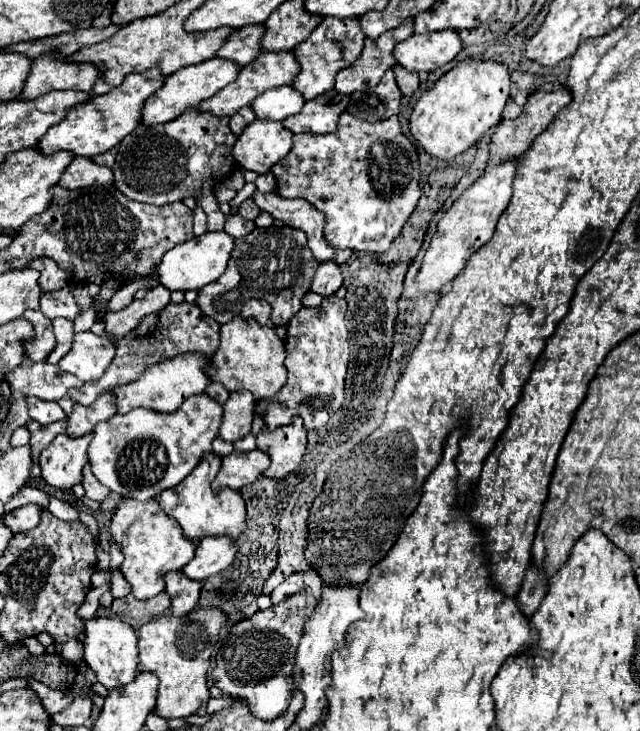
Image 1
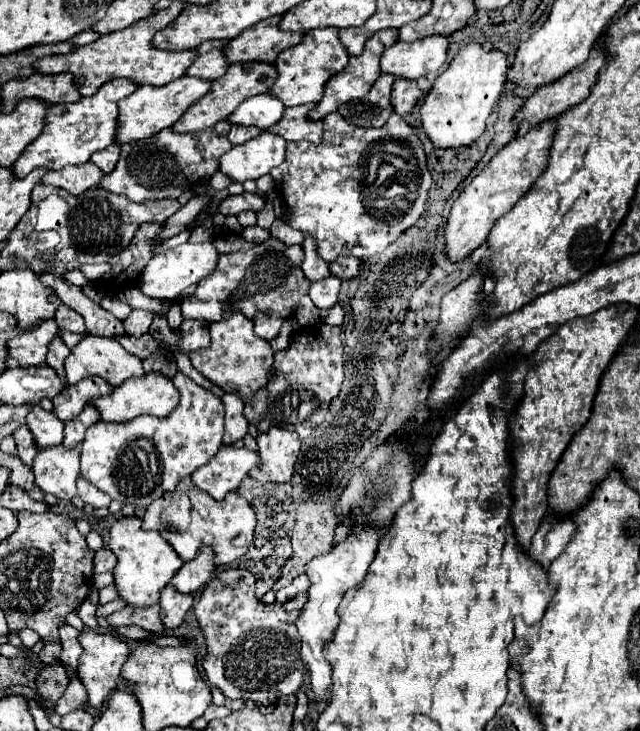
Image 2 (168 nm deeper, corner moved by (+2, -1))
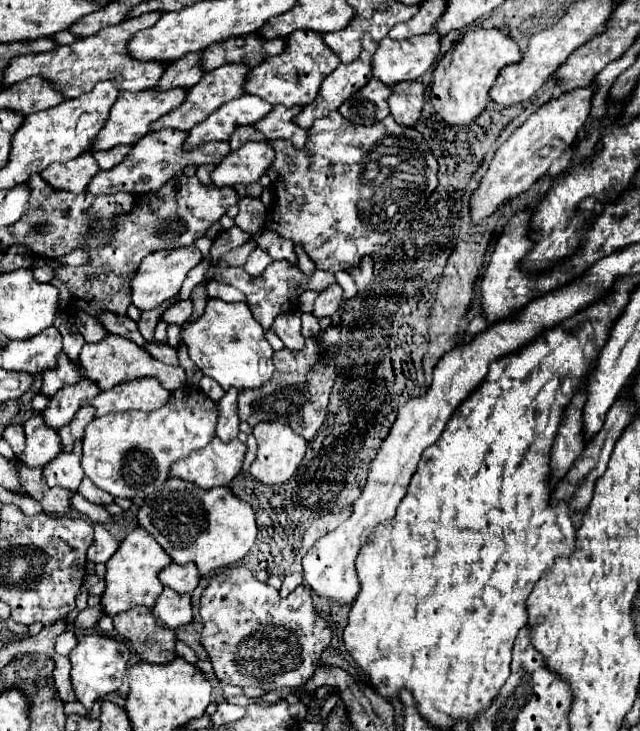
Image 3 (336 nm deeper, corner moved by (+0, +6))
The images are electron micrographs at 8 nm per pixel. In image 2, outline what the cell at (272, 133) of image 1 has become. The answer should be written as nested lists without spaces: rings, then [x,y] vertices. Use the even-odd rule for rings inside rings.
[[[261,131],[251,141],[233,147],[221,157],[221,171],[233,181],[259,179],[285,161],[285,139],[269,131]]]

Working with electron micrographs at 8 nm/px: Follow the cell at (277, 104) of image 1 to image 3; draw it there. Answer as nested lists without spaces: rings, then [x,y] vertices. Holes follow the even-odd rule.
[[[243,94],[241,98],[219,106],[219,110],[215,110],[215,114],[199,122],[199,126],[193,126],[193,130],[185,138],[183,148],[193,150],[195,146],[205,142],[229,142],[235,128],[255,124],[257,120],[267,116],[271,110],[273,106],[261,100],[259,96]]]

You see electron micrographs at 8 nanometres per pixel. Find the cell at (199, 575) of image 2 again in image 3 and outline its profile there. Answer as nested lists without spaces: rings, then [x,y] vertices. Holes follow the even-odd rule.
[[[169,564],[159,572],[163,586],[177,590],[179,594],[191,594],[199,586],[199,570],[195,564]]]

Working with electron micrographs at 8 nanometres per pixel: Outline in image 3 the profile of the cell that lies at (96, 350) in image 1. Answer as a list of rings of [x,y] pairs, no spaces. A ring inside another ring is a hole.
[[[109,334],[107,338],[103,338],[97,344],[85,344],[81,350],[81,366],[87,370],[87,378],[91,382],[95,382],[101,390],[109,390],[121,382],[133,380],[133,378],[157,378],[165,390],[175,392],[179,386],[185,384],[185,370],[179,366],[167,366],[155,358],[151,358],[151,354],[147,354],[145,348],[139,348],[137,344],[129,342],[127,338],[119,338]]]

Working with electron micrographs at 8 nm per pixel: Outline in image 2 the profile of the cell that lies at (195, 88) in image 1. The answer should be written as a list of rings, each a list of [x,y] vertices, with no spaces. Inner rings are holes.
[[[183,75],[169,85],[141,85],[133,95],[119,101],[119,127],[117,127],[117,143],[131,143],[137,139],[147,139],[155,133],[159,133],[165,127],[171,127],[181,119],[181,115],[201,99],[201,95],[209,93],[213,87],[213,81],[205,81],[199,77]]]

